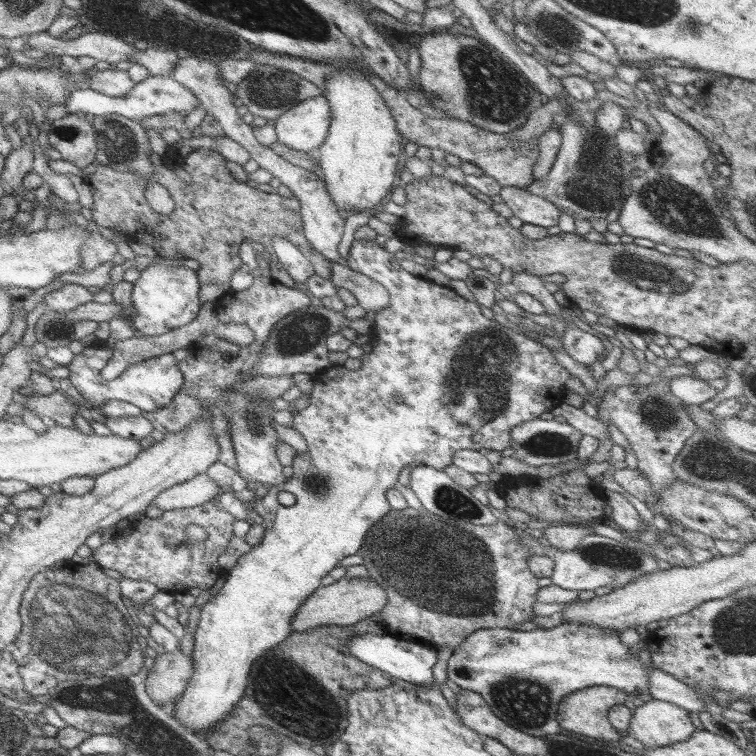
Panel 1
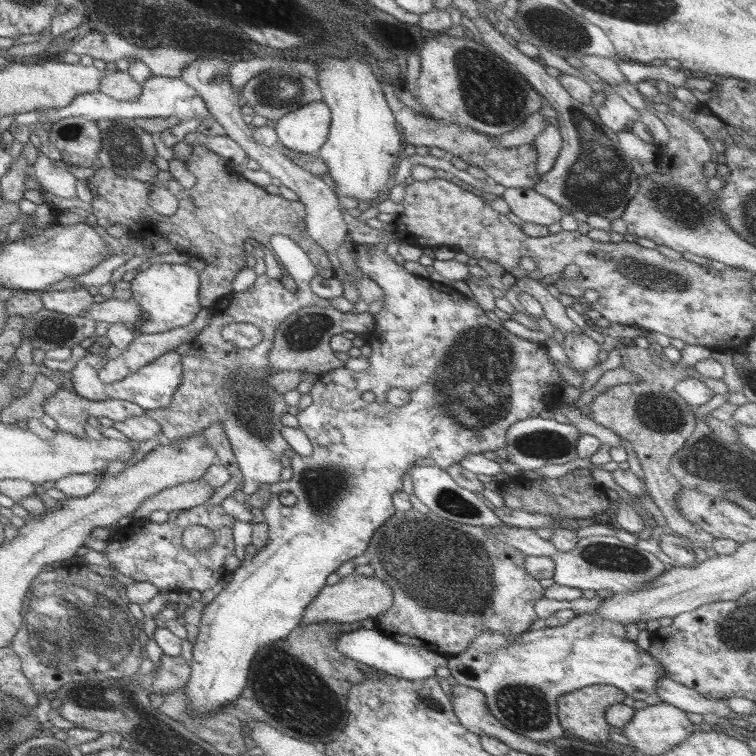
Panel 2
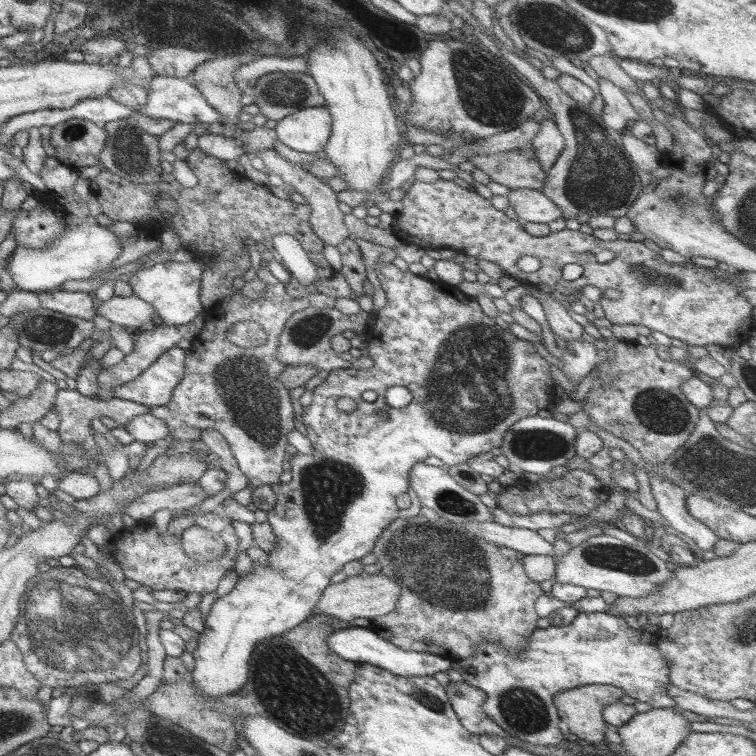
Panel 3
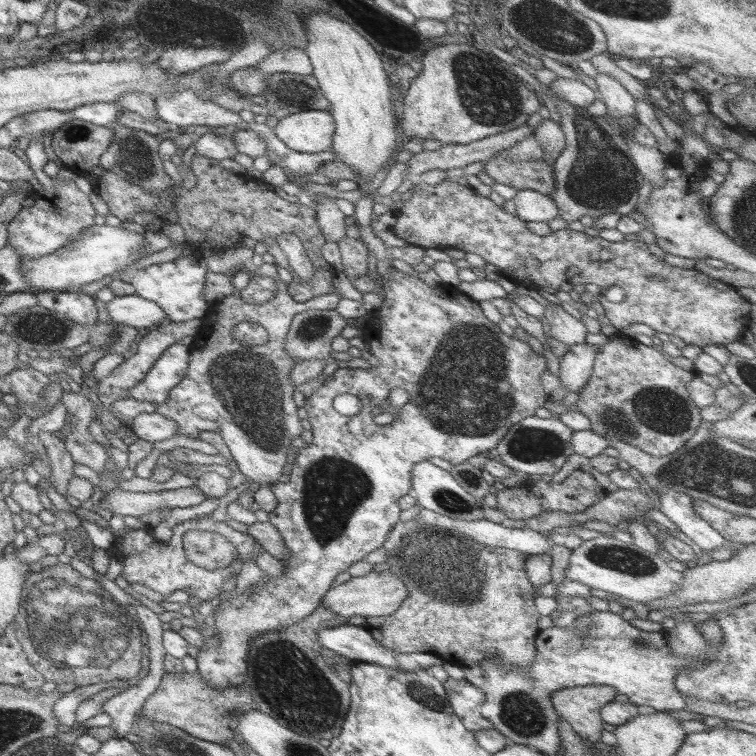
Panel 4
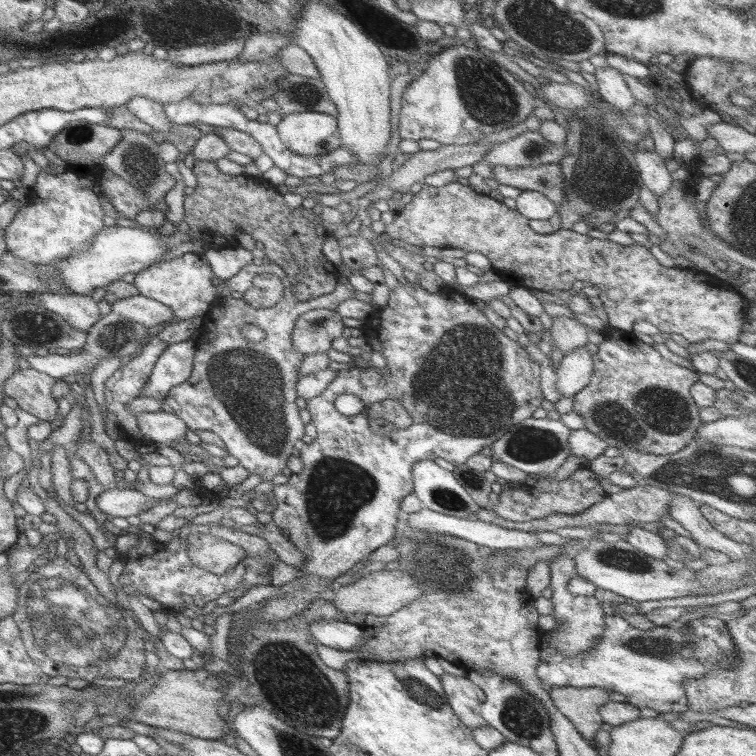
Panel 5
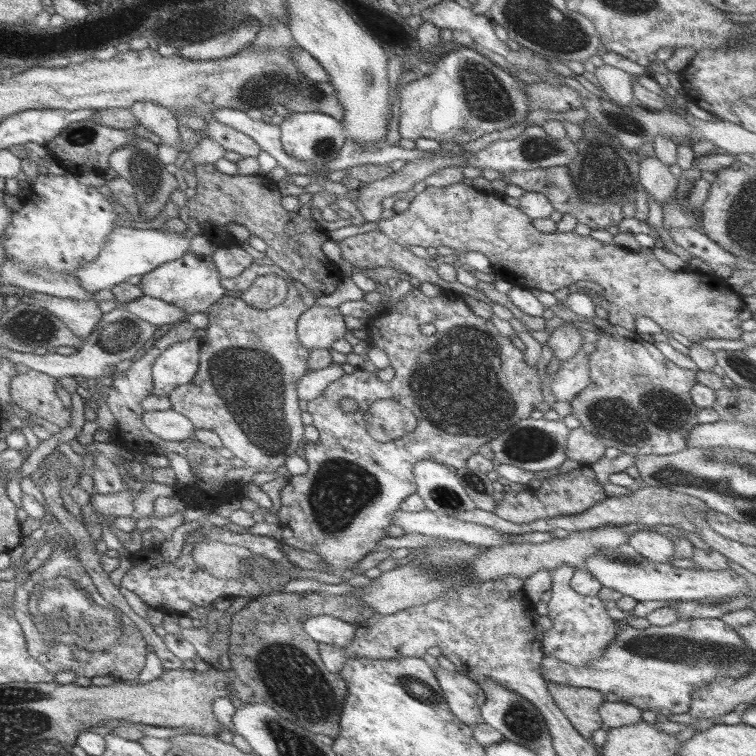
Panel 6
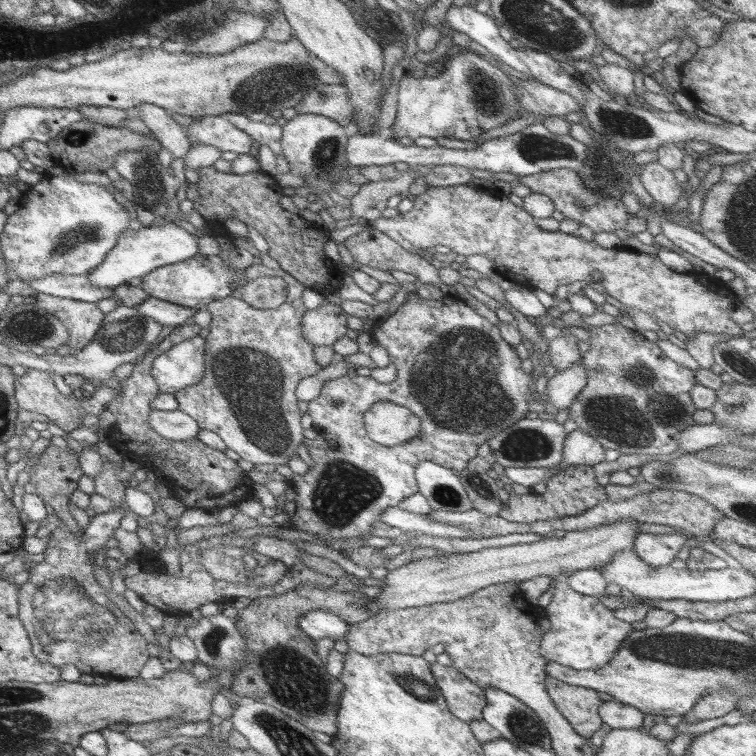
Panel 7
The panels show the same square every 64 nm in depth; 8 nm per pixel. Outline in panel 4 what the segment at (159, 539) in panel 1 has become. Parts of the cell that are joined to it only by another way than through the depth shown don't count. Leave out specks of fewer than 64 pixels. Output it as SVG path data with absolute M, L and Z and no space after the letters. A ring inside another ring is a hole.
M209 515L198 516L182 523L177 523L171 528L171 537L169 541L157 541L151 535L150 530L133 529L121 537L122 541L111 546L111 552L117 560L123 564L123 570L120 575L128 584L141 584L161 596L167 596L175 590L183 590L189 597L195 598L197 602L205 602L206 600L216 601L219 590L228 577L235 577L241 569L243 562L254 560L255 555L261 551L258 542L251 538L247 533L241 533L231 529L224 521L213 521ZM188 530L203 530L214 533L219 533L225 540L228 540L237 552L237 559L229 566L213 571L199 568L189 563L185 559L184 551L182 550L182 534Z

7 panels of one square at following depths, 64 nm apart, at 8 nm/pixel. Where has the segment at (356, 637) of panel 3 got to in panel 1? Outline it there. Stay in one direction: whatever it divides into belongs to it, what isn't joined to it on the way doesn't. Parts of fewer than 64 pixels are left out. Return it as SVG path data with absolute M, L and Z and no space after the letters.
M361 633L354 637L349 637L346 642L346 650L359 662L365 663L375 670L380 670L392 679L404 680L414 685L435 685L436 682L431 677L431 666L437 660L437 651L417 642L408 643L389 635L378 635L371 633Z

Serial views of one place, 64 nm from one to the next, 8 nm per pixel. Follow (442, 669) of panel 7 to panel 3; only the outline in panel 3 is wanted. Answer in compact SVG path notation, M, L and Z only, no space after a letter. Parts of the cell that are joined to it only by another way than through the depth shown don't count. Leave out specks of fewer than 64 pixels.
M449 681L444 691L450 708L467 732L475 736L483 733L504 736L502 728L499 728L494 720L483 715L481 706L486 696L482 690L465 684L463 681Z

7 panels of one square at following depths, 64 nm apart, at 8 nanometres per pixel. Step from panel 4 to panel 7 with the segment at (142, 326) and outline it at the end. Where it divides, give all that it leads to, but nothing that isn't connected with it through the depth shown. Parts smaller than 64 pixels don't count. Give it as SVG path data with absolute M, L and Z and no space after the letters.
M148 296L138 306L134 306L134 309L137 309L139 314L161 323L168 330L191 321L194 312L196 312L196 310L168 303L151 296Z

